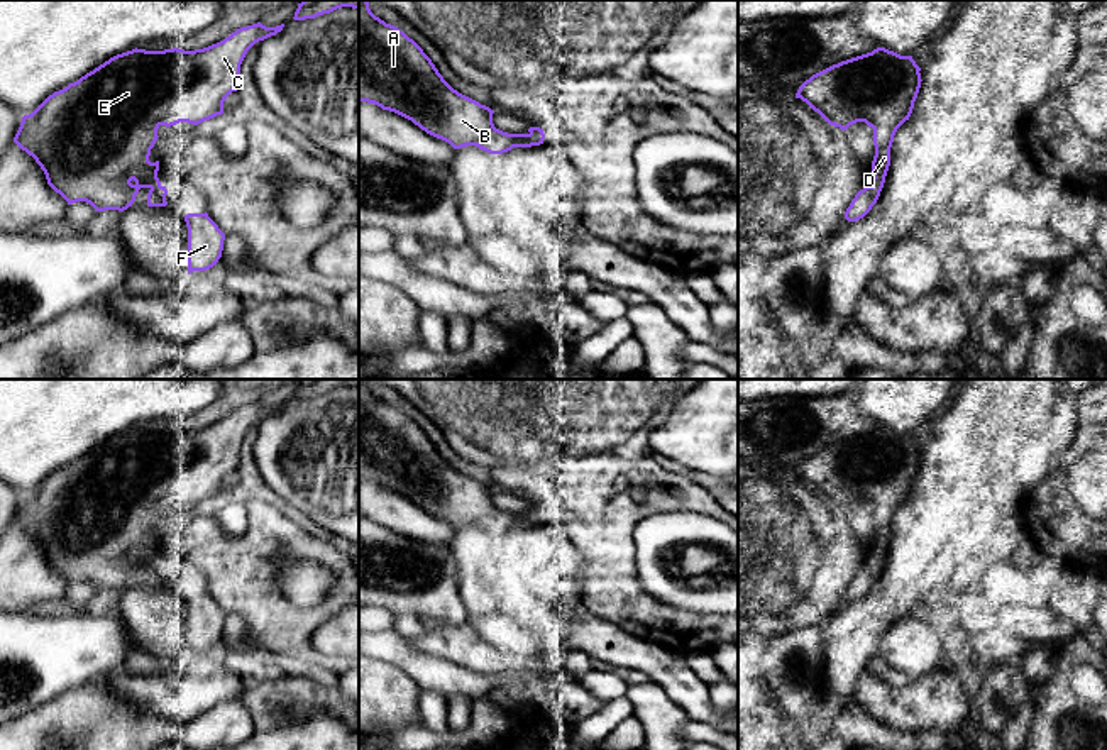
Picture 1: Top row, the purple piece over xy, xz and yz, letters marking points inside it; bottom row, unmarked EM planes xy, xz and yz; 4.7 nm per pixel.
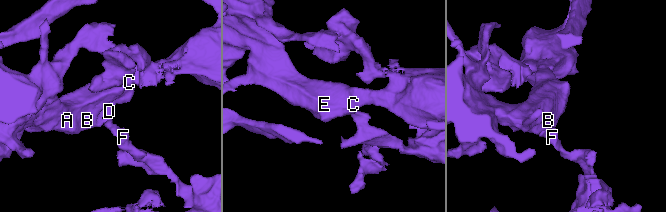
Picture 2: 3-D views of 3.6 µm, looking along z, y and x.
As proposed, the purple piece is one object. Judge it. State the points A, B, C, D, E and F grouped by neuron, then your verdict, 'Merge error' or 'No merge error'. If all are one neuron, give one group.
Groups: A B C D E F. No merge error

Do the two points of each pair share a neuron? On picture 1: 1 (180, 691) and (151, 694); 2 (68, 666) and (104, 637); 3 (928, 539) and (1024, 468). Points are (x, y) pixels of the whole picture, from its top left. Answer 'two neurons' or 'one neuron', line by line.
1: one neuron
2: one neuron
3: two neurons

